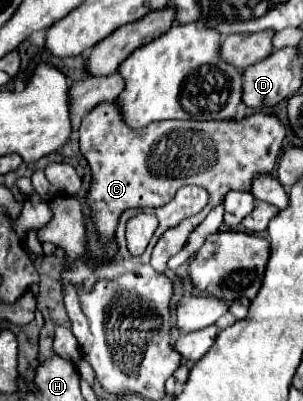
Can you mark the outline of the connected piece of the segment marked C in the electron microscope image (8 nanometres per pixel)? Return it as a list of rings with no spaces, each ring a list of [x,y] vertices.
[[[113,102],[95,106],[81,122],[79,148],[91,168],[87,204],[91,208],[91,222],[99,236],[99,244],[109,246],[115,242],[117,222],[125,210],[165,206],[179,188],[187,184],[203,186],[211,196],[207,208],[167,230],[155,244],[150,264],[157,272],[163,272],[167,260],[185,246],[187,236],[223,202],[227,192],[249,192],[255,176],[273,174],[283,140],[285,126],[275,116],[261,112],[241,120],[191,122],[189,126],[183,126],[179,120],[163,120],[149,124],[139,132],[131,132],[123,120],[119,120],[119,110]]]

